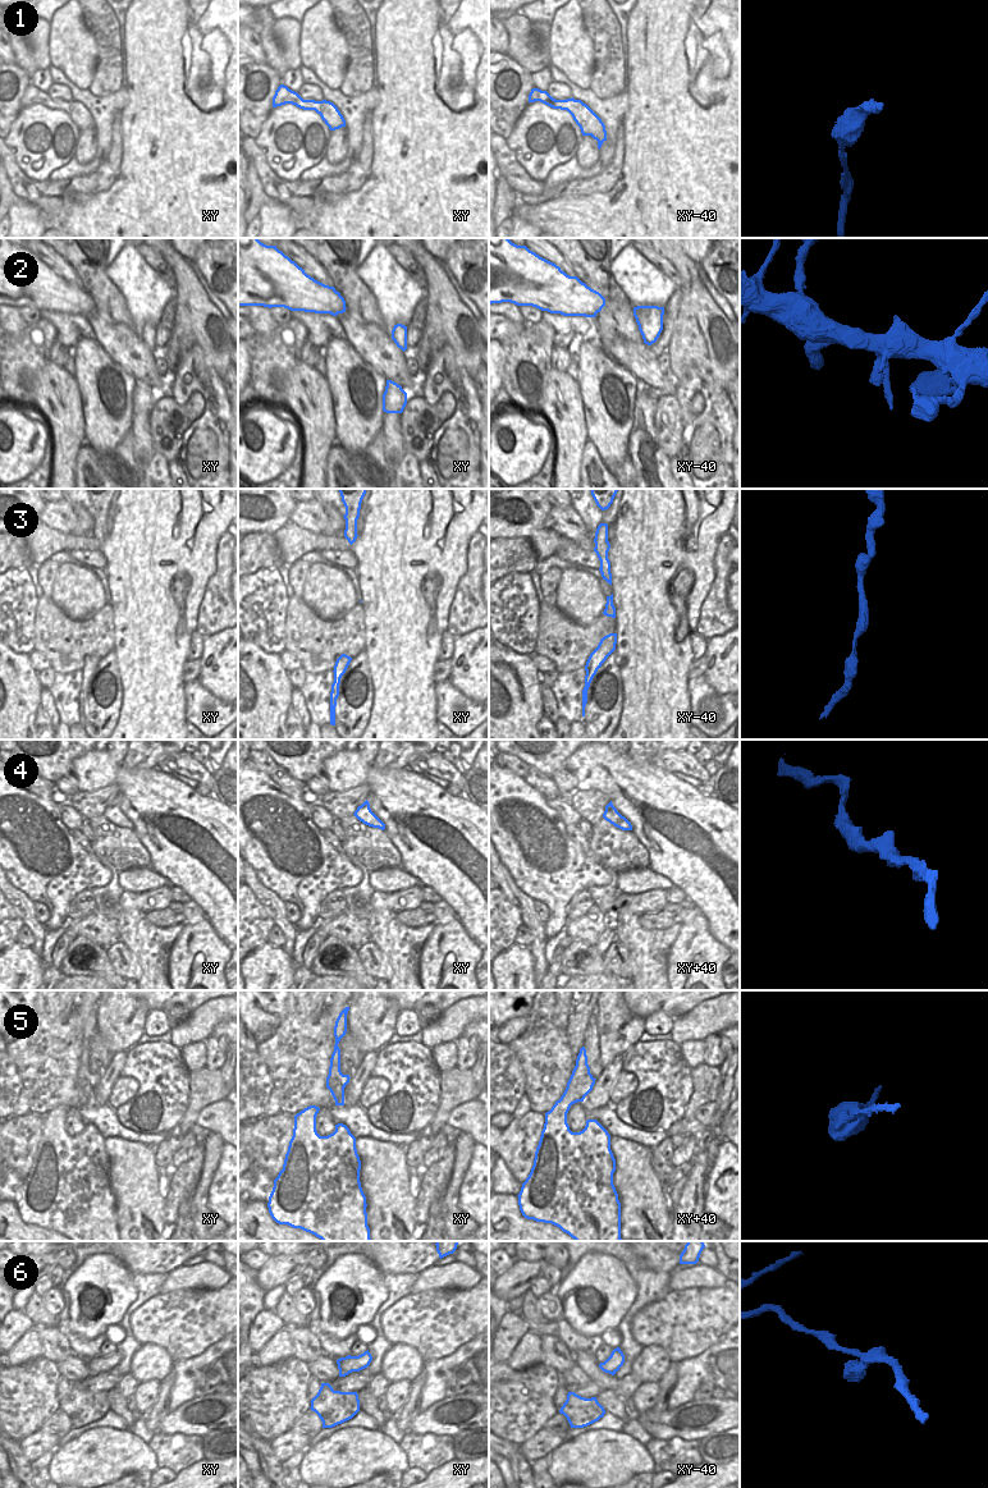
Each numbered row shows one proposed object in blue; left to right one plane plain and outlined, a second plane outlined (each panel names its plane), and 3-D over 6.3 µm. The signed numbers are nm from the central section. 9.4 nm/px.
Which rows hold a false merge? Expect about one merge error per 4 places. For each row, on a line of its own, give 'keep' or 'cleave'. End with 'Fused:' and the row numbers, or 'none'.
1: keep
2: keep
3: keep
4: keep
5: keep
6: keep
Fused: none

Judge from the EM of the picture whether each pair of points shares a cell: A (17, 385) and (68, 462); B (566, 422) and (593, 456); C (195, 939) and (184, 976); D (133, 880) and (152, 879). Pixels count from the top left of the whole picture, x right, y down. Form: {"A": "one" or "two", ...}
{"A": "two", "B": "two", "C": "one", "D": "one"}

